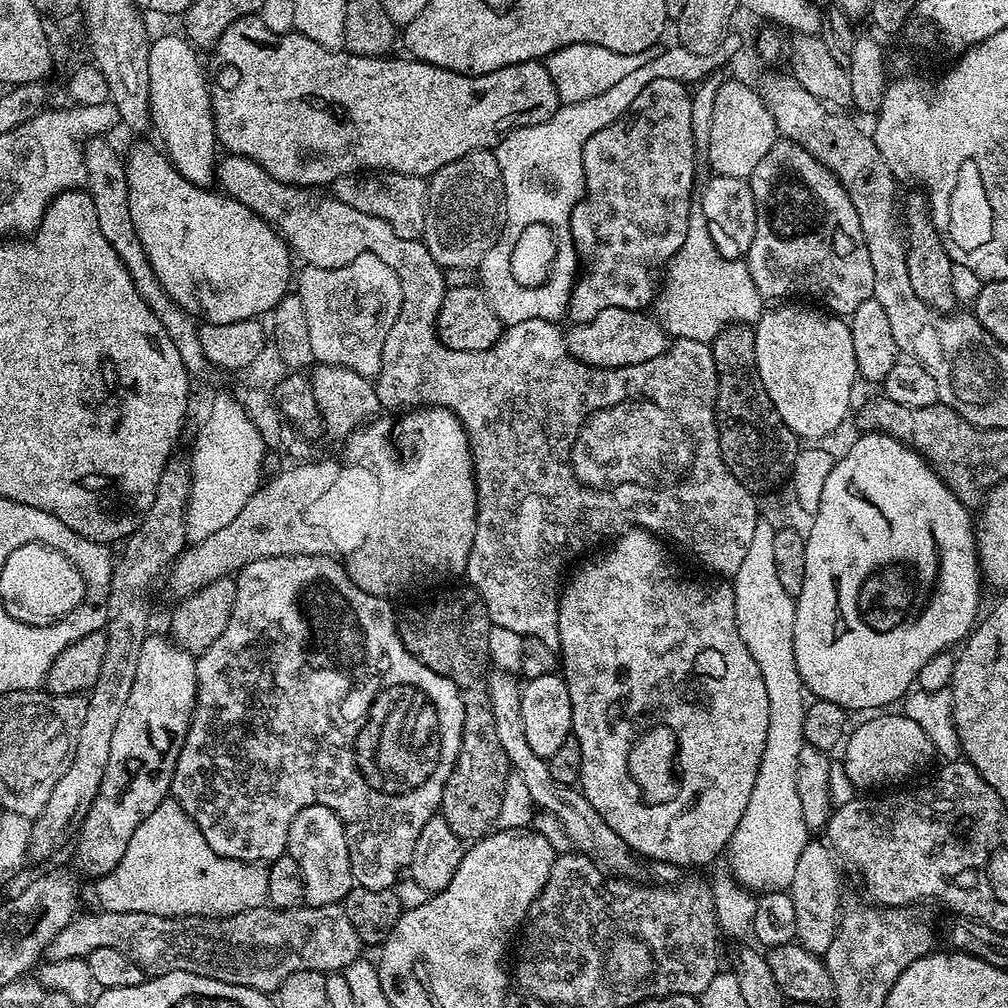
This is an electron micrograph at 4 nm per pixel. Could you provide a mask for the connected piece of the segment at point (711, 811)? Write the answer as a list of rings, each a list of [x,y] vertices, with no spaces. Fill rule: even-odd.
[[[633,528],[613,539],[612,544],[601,556],[588,560],[569,580],[565,579],[562,584],[562,591],[559,593],[560,605],[558,606],[558,634],[560,635],[560,647],[558,649],[559,659],[562,661],[562,677],[569,688],[570,706],[573,707],[572,733],[578,738],[578,746],[582,746],[582,774],[580,775],[579,789],[584,797],[602,814],[606,826],[631,846],[637,857],[649,856],[652,860],[661,860],[664,864],[677,864],[680,868],[692,868],[695,864],[708,864],[716,855],[727,849],[728,843],[732,841],[734,830],[738,830],[738,822],[742,822],[742,814],[746,810],[746,802],[750,802],[750,794],[754,791],[754,778],[758,778],[758,766],[762,762],[762,750],[766,750],[766,730],[770,722],[770,698],[766,698],[766,682],[762,682],[762,670],[758,670],[758,662],[750,658],[750,650],[746,650],[746,642],[738,634],[738,626],[734,618],[734,590],[731,583],[716,582],[720,584],[703,584],[700,580],[687,580],[680,576],[680,572],[668,561],[664,553],[665,545],[661,537],[645,532],[642,528]]]

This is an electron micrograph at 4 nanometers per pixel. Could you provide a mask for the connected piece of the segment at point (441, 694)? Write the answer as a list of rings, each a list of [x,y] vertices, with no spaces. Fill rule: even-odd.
[[[279,556],[278,558],[258,558],[258,562],[250,562],[245,568],[241,568],[239,572],[235,573],[234,579],[236,581],[236,593],[234,594],[234,610],[230,610],[230,622],[226,622],[226,630],[222,630],[222,635],[218,637],[218,642],[214,642],[214,646],[210,646],[205,652],[199,653],[196,662],[196,708],[192,712],[192,725],[188,728],[186,742],[178,754],[178,762],[176,763],[174,778],[172,779],[171,799],[175,800],[179,804],[180,809],[199,826],[201,834],[206,838],[210,850],[214,850],[214,854],[230,860],[245,860],[248,864],[271,862],[285,855],[288,851],[290,822],[294,822],[298,810],[302,810],[306,806],[314,806],[315,804],[326,806],[330,810],[334,810],[334,814],[338,814],[338,818],[344,823],[346,838],[348,839],[348,849],[350,850],[353,881],[359,887],[369,888],[370,890],[392,888],[395,885],[396,875],[400,871],[403,873],[408,867],[410,858],[414,854],[414,842],[418,842],[418,833],[422,831],[422,826],[426,826],[426,822],[430,822],[430,818],[439,813],[444,787],[450,778],[452,767],[455,766],[456,759],[460,753],[462,730],[464,729],[464,707],[462,706],[462,698],[460,697],[458,686],[454,686],[454,682],[450,682],[450,678],[446,678],[442,674],[430,670],[430,666],[426,666],[418,658],[414,658],[408,653],[406,646],[400,641],[400,636],[396,632],[394,608],[388,605],[391,603],[387,599],[372,596],[366,590],[358,587],[348,577],[348,572],[344,569],[343,563],[339,559],[331,556]]]

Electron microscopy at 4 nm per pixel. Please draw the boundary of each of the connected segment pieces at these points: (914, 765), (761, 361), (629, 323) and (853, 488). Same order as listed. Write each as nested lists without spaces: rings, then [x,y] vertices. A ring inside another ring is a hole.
[[[872,714],[864,718],[869,720],[862,721],[856,729],[853,727],[843,745],[842,761],[846,778],[856,790],[876,790],[879,784],[884,783],[892,784],[888,786],[899,785],[896,784],[899,780],[906,779],[912,771],[922,771],[931,760],[934,760],[930,738],[926,738],[926,730],[922,730],[918,722],[910,722],[910,718],[902,714],[884,715],[888,714]]]
[[[800,302],[781,304],[784,304],[781,308],[765,310],[754,325],[758,374],[762,378],[762,386],[766,386],[766,394],[770,394],[774,410],[780,415],[780,421],[790,426],[801,441],[820,440],[847,418],[848,407],[852,404],[852,387],[858,384],[852,330],[847,319],[825,314],[819,307],[803,308]]]
[[[611,308],[599,312],[590,322],[580,324],[580,332],[569,327],[566,332],[568,355],[595,368],[634,366],[658,358],[666,347],[666,333],[659,319],[648,314],[644,310]]]
[[[865,432],[857,435],[857,440],[853,442],[848,448],[848,453],[844,457],[837,459],[832,465],[830,470],[830,478],[826,478],[826,487],[822,490],[822,502],[818,502],[816,511],[811,517],[812,529],[807,529],[806,539],[804,545],[806,546],[806,578],[802,582],[802,590],[800,595],[795,597],[796,602],[796,617],[794,618],[794,662],[798,666],[798,674],[802,678],[805,689],[815,699],[825,700],[826,702],[834,702],[838,706],[842,706],[849,713],[855,714],[855,712],[867,713],[869,710],[884,710],[887,704],[903,701],[904,697],[909,692],[913,691],[914,685],[918,674],[922,670],[922,666],[926,666],[926,662],[930,662],[932,656],[937,656],[940,652],[949,651],[953,646],[951,644],[959,645],[961,641],[965,639],[971,633],[972,629],[976,627],[978,623],[978,617],[980,612],[980,588],[982,589],[982,577],[980,574],[980,562],[978,559],[978,553],[976,551],[976,533],[974,531],[974,520],[971,516],[969,509],[964,507],[963,502],[951,490],[944,484],[944,479],[932,469],[931,464],[920,455],[919,452],[915,452],[912,448],[908,448],[902,442],[898,442],[892,436],[887,436],[881,432]]]

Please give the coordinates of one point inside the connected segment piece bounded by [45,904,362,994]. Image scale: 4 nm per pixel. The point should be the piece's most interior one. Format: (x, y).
(281, 941)

